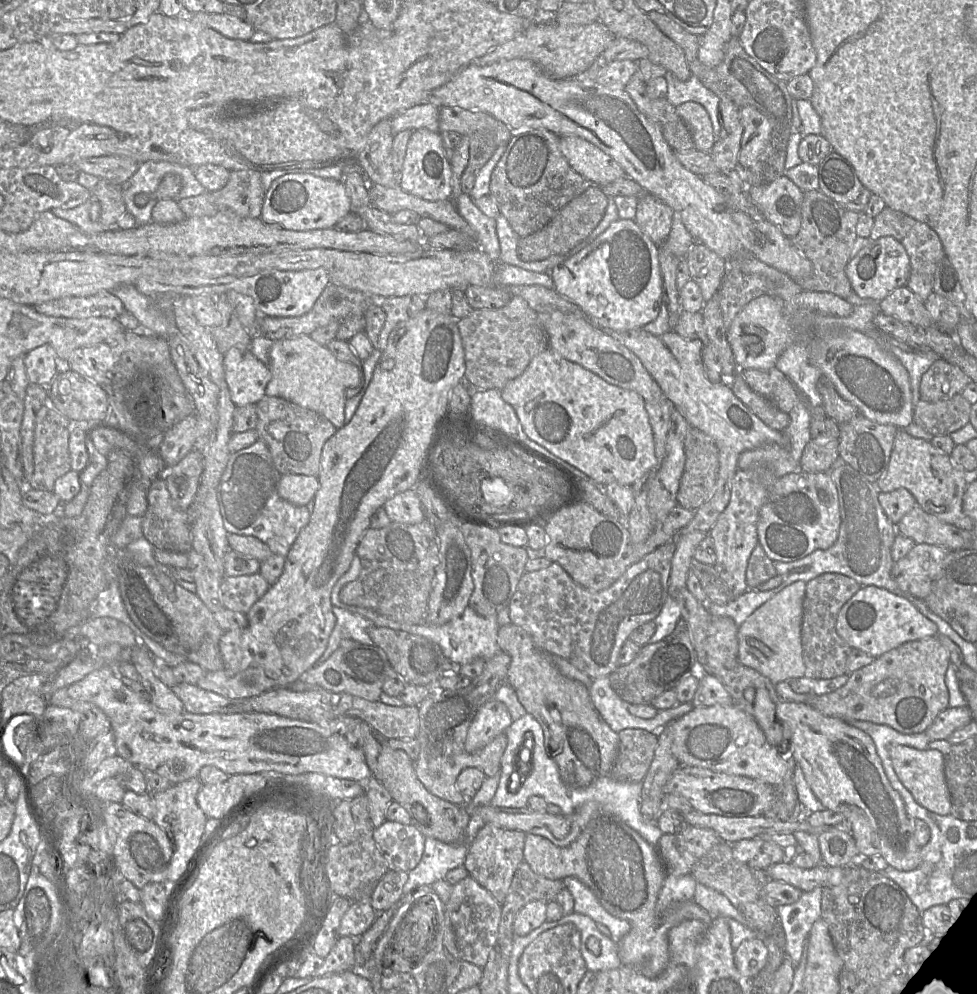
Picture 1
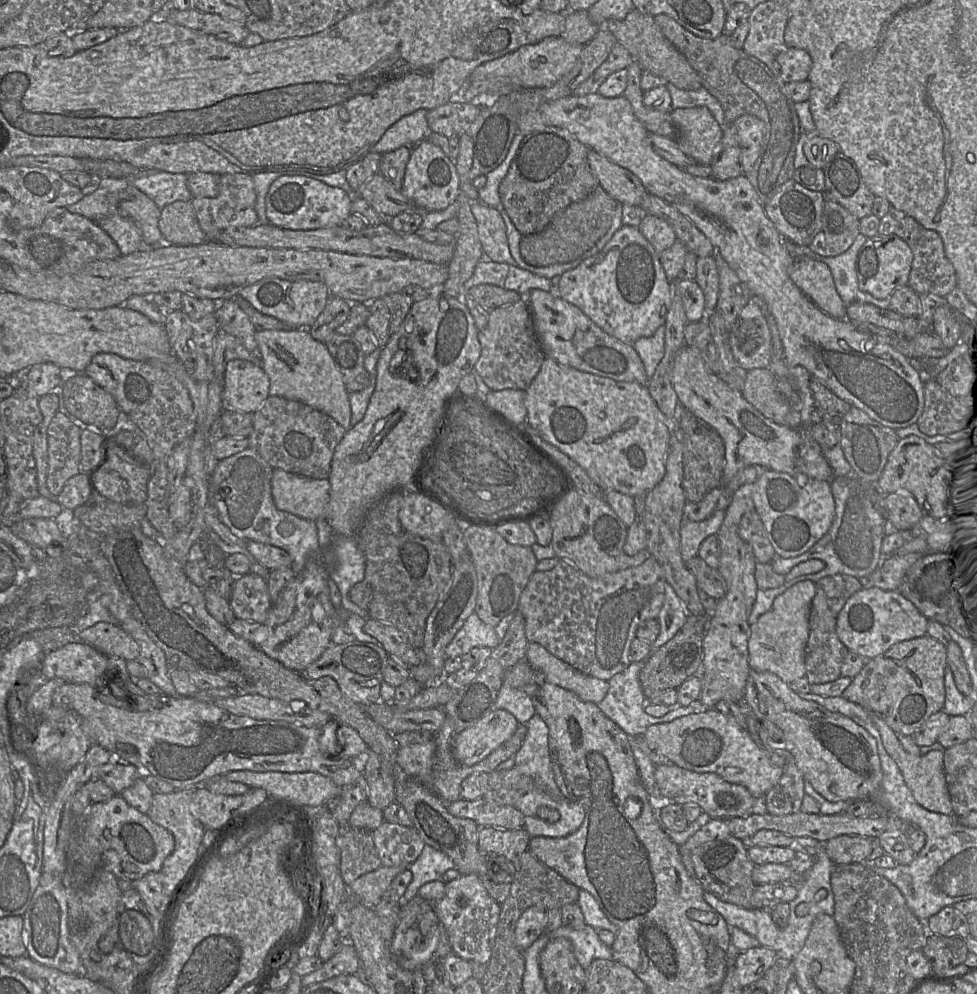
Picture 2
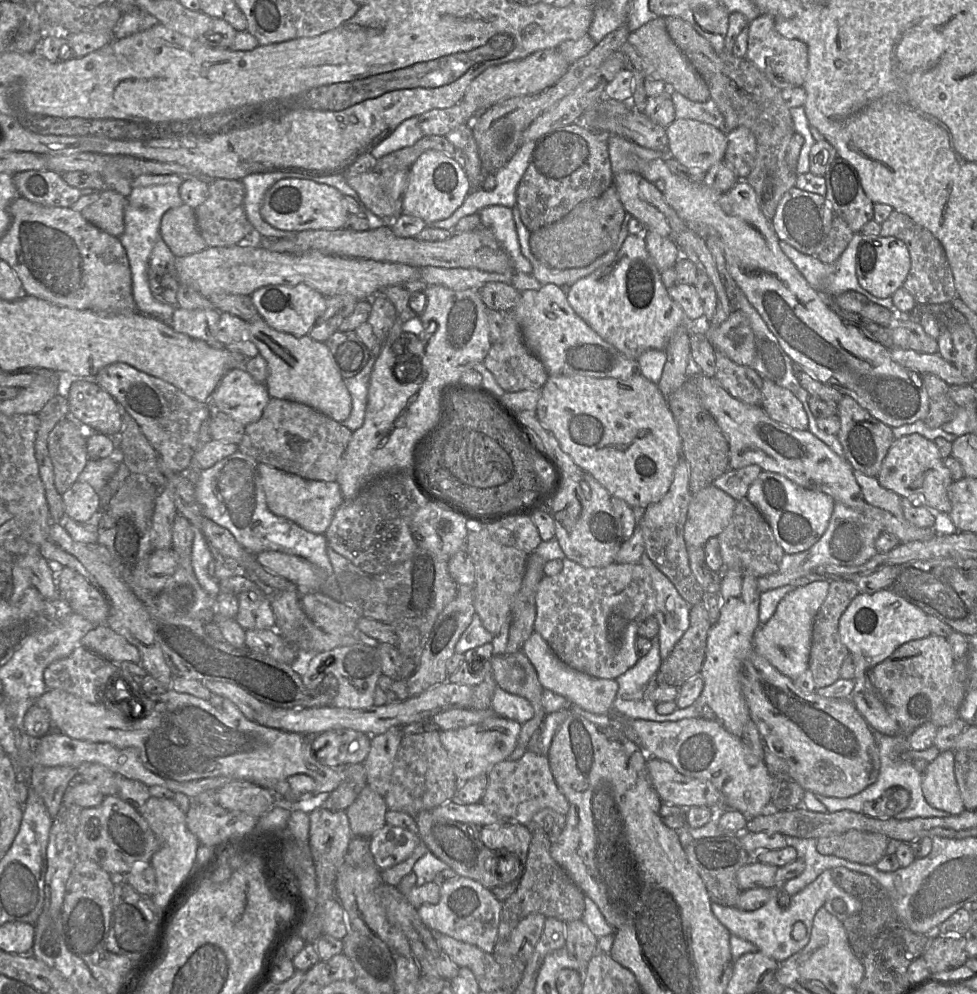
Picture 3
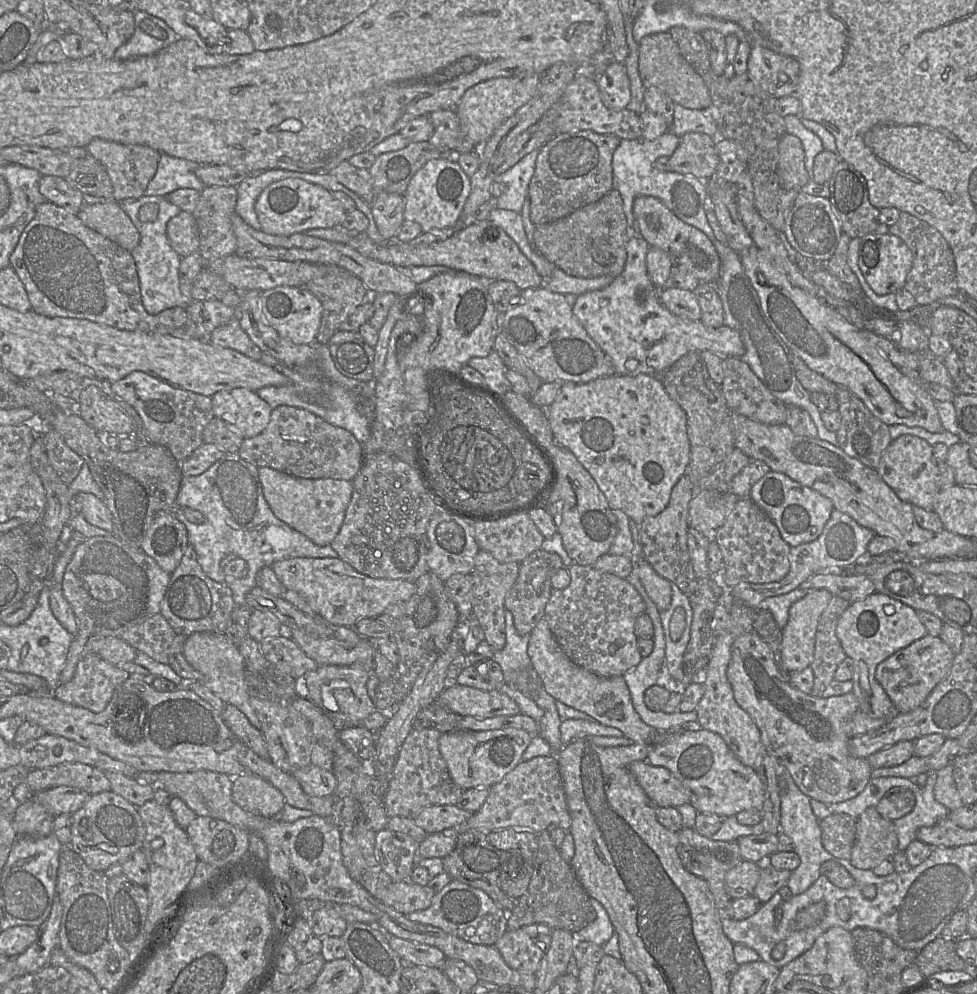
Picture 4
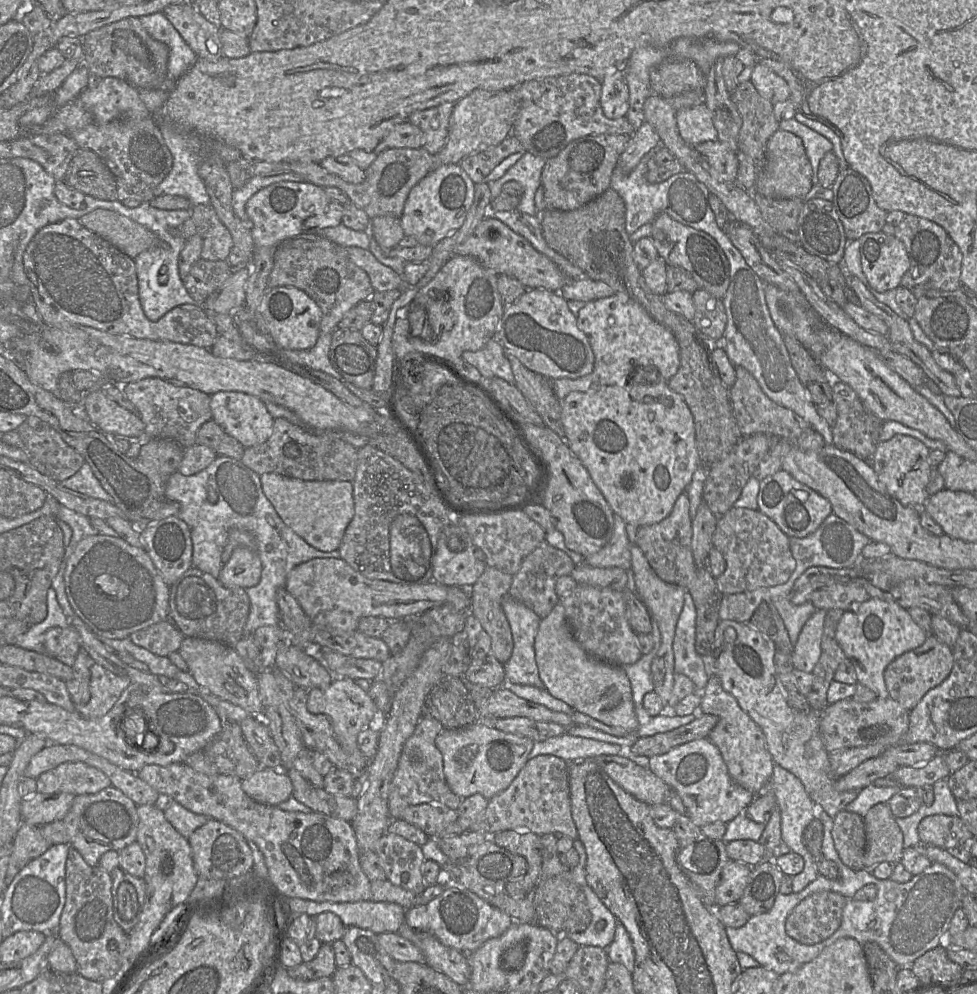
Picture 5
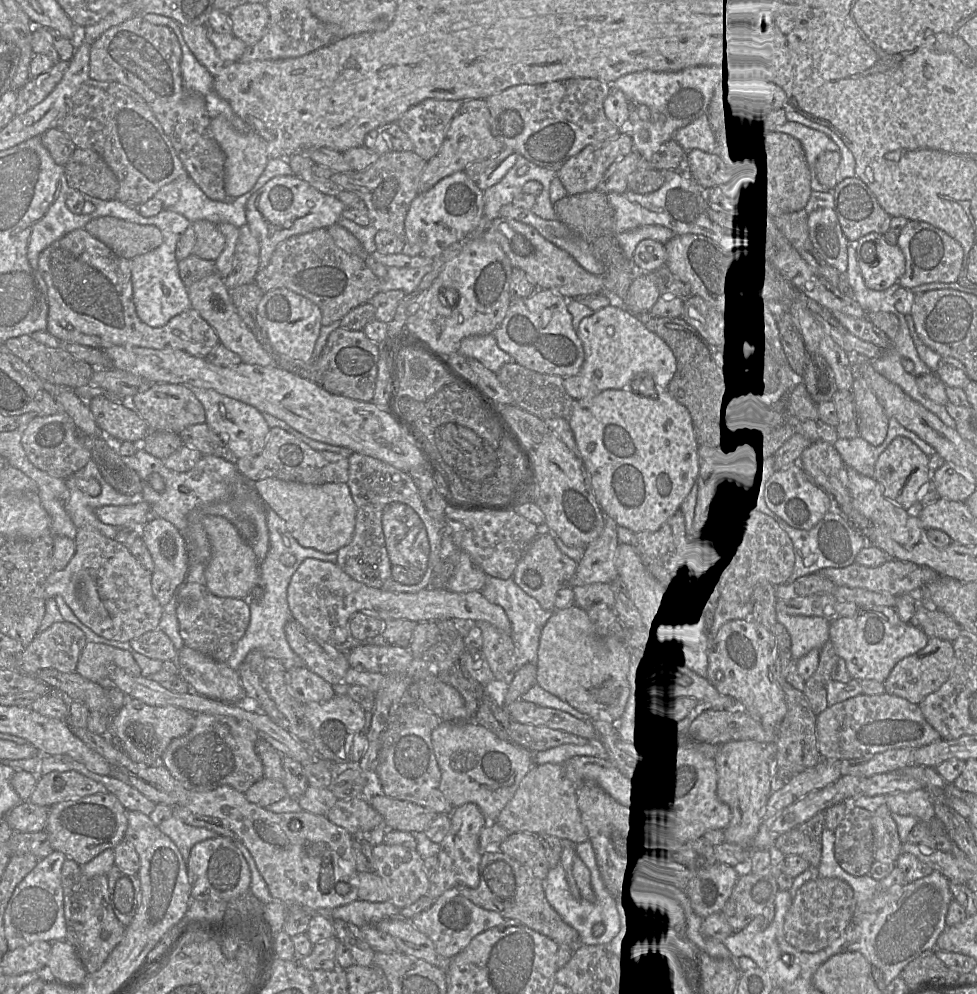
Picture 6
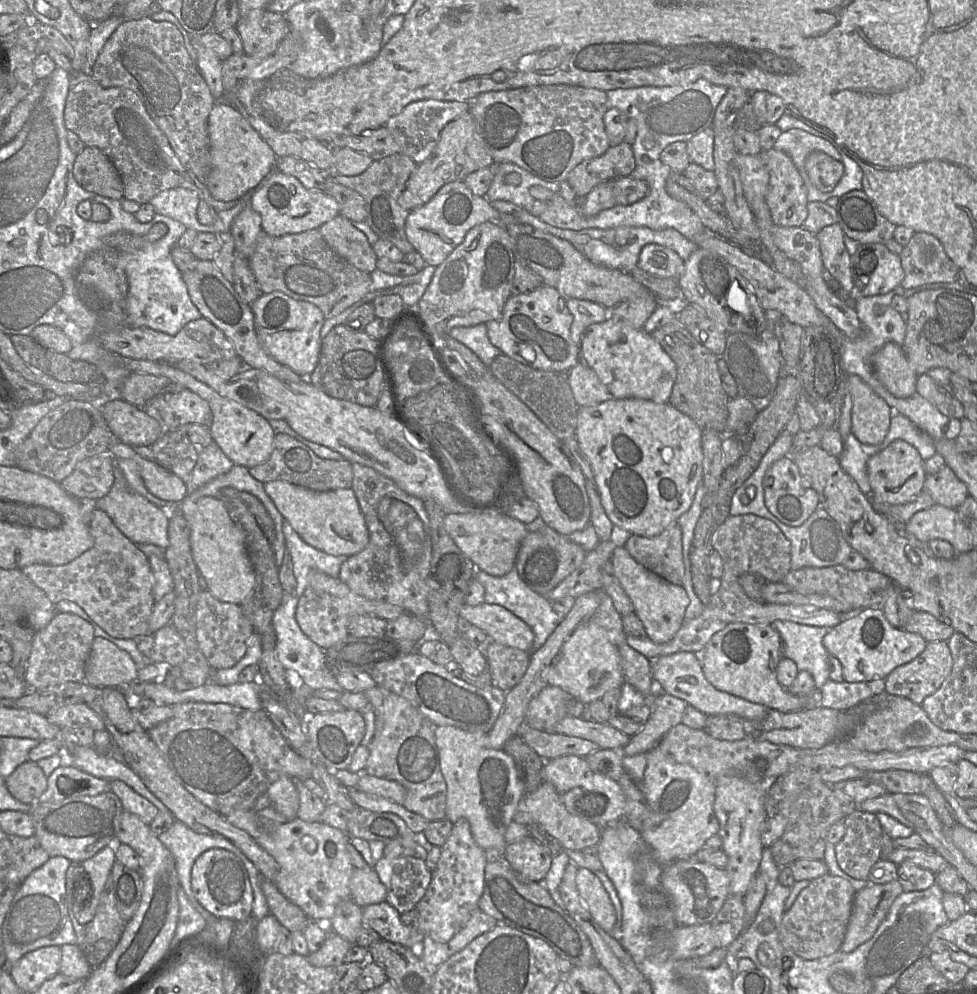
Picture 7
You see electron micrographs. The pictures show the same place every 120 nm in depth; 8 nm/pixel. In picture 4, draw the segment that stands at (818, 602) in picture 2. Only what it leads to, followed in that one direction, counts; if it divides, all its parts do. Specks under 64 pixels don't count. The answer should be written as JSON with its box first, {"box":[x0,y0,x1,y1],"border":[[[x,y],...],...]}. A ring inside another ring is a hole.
{"box":[810,596,850,697],"border":[[[832,596],[819,619],[814,658],[810,665],[814,674],[811,696],[823,697],[823,692],[835,679],[838,665],[847,657],[836,636],[836,628],[838,619],[850,605],[843,598]]]}

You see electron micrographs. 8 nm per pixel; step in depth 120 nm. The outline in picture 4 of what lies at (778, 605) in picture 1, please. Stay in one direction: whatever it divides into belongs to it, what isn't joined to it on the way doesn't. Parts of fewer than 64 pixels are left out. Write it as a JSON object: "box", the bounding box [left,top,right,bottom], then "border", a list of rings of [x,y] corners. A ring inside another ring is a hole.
{"box":[779,590,831,674],"border":[[[813,590],[790,607],[779,654],[779,666],[787,674],[803,671],[813,662],[817,626],[831,598],[827,590]]]}

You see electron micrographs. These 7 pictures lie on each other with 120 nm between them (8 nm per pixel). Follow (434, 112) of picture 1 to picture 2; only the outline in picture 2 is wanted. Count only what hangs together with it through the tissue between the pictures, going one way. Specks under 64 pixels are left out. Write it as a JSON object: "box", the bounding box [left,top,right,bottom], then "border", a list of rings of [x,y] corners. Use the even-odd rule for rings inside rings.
{"box":[371,109,433,155],"border":[[[419,109],[400,118],[386,130],[371,151],[383,155],[402,146],[413,147],[427,140],[433,133],[427,123],[427,113],[428,110]]]}

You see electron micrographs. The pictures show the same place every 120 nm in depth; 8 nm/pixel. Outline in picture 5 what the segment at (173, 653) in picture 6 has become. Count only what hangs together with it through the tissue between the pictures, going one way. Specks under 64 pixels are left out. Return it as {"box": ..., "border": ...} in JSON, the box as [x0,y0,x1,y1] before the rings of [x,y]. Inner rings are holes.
{"box":[129,620,184,657],"border":[[[166,620],[132,633],[129,639],[154,655],[168,657],[180,650],[184,637],[170,620]]]}

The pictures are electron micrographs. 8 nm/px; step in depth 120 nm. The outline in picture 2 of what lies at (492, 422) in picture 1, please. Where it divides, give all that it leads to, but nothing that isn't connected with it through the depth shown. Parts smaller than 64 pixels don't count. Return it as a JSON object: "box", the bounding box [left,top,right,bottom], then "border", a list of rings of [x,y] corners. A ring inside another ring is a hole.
{"box":[485,389,527,425],"border":[[[503,389],[490,391],[485,396],[486,402],[503,413],[513,422],[524,425],[527,419],[527,409],[524,404],[525,391]]]}

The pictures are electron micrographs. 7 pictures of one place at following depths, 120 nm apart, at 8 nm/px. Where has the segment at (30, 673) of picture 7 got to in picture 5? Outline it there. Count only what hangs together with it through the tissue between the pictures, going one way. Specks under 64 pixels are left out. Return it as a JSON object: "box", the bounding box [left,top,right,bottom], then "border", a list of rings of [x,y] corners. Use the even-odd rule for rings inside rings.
{"box":[44,625,81,666],"border":[[[71,625],[51,628],[44,635],[44,653],[64,665],[73,666],[81,649],[80,635]]]}

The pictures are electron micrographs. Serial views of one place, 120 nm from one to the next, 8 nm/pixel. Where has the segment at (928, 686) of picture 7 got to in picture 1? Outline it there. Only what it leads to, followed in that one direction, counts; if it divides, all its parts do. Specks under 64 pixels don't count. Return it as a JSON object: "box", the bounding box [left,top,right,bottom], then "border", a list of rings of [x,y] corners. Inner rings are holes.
{"box":[808,636,950,734],"border":[[[937,636],[919,639],[915,641],[906,642],[899,647],[892,649],[883,655],[874,659],[872,663],[864,666],[849,674],[849,679],[842,687],[828,694],[814,695],[813,699],[808,704],[813,706],[815,709],[830,717],[840,718],[846,722],[849,720],[862,720],[869,721],[876,724],[888,725],[897,731],[905,734],[922,733],[933,723],[937,715],[945,708],[949,707],[949,693],[945,684],[945,672],[950,663],[949,651],[942,645]]]}

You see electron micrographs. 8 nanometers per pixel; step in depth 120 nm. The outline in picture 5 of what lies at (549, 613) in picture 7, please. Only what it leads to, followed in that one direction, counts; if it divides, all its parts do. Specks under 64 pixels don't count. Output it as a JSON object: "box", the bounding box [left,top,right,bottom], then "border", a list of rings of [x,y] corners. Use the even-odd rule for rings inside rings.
{"box":[502,595,544,689],"border":[[[508,595],[502,608],[509,623],[513,649],[509,660],[503,664],[506,681],[544,689],[535,661],[534,641],[541,618],[528,606]]]}

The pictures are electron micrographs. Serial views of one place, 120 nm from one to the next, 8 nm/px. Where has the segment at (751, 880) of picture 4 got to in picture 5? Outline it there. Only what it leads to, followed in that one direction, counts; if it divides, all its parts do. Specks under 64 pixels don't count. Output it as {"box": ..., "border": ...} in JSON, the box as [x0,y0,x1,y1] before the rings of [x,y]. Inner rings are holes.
{"box":[715,861,752,907],"border":[[[730,861],[722,870],[715,889],[716,907],[738,903],[749,881],[752,868],[742,862]]]}

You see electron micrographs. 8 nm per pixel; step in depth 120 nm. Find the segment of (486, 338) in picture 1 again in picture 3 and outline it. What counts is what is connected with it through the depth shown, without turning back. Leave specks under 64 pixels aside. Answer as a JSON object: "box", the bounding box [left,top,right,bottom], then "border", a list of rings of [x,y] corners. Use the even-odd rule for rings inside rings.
{"box":[483,311,548,392],"border":[[[512,311],[503,313],[503,335],[493,343],[483,360],[484,366],[493,374],[497,384],[505,392],[541,389],[548,379],[548,372],[540,359],[525,345],[520,327]]]}

